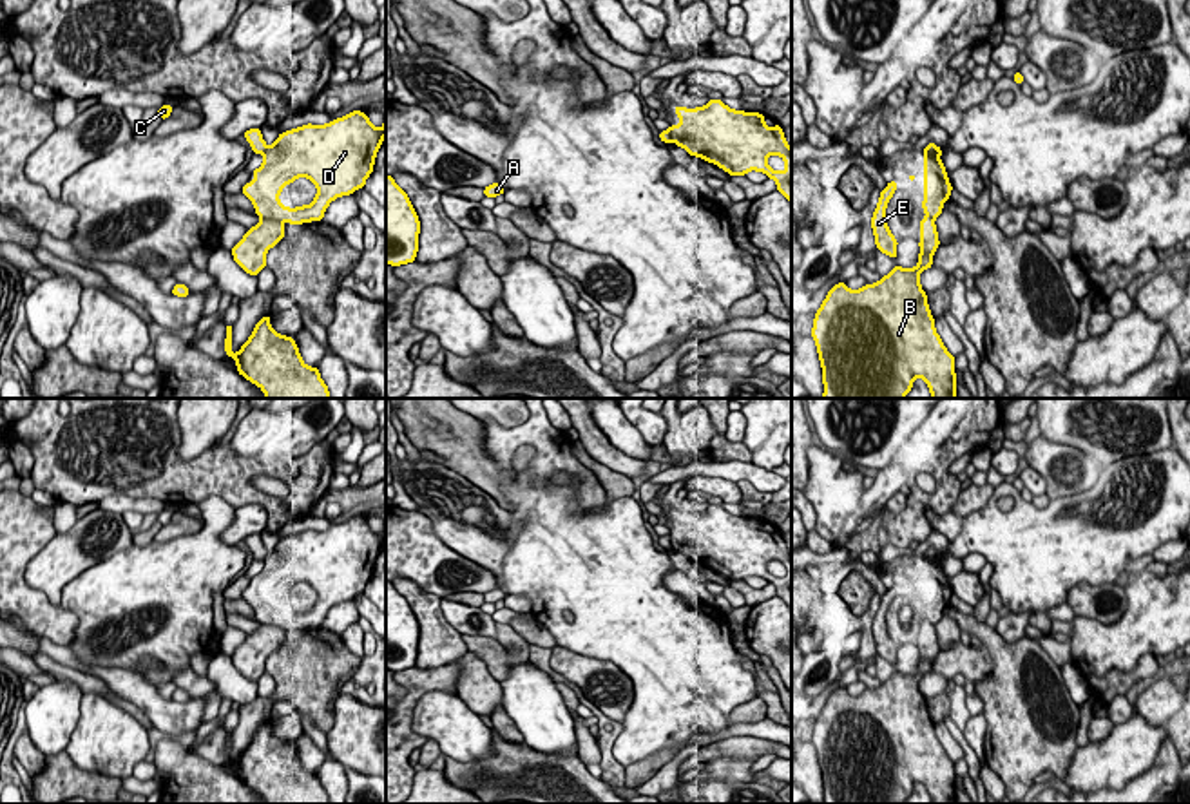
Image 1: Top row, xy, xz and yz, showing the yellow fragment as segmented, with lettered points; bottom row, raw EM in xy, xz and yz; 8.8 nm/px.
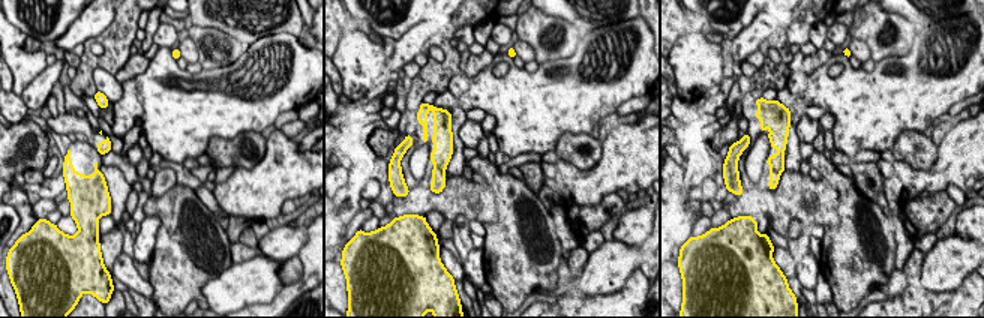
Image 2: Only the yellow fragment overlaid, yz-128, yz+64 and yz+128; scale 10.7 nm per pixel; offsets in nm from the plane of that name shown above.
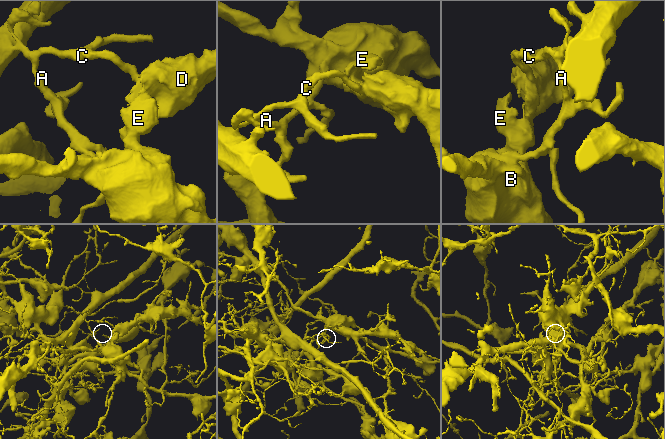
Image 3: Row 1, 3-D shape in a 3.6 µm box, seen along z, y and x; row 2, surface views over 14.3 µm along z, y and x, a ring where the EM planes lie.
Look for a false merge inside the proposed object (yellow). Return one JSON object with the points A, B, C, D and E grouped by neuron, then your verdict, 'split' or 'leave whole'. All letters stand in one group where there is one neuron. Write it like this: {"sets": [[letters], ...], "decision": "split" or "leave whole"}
{"sets": [["A", "C"], ["B", "D", "E"]], "decision": "split"}

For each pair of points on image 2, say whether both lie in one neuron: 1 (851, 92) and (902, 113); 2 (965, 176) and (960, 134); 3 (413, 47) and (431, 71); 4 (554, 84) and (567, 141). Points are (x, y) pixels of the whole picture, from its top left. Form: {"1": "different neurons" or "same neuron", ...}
{"1": "same neuron", "2": "same neuron", "3": "different neurons", "4": "different neurons"}

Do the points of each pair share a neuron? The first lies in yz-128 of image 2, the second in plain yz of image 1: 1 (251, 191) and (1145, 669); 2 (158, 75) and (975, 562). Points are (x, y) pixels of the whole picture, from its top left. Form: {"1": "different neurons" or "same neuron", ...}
{"1": "different neurons", "2": "different neurons"}

